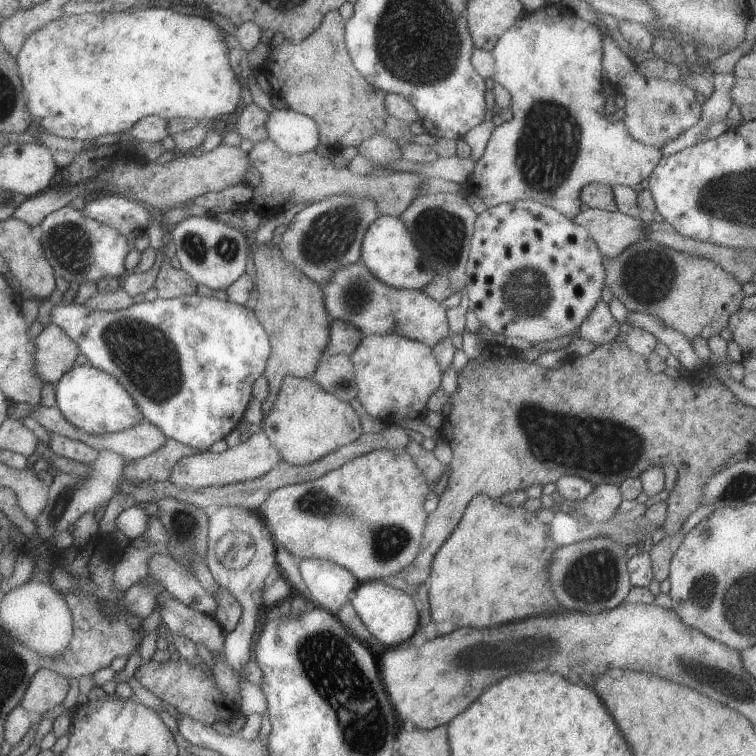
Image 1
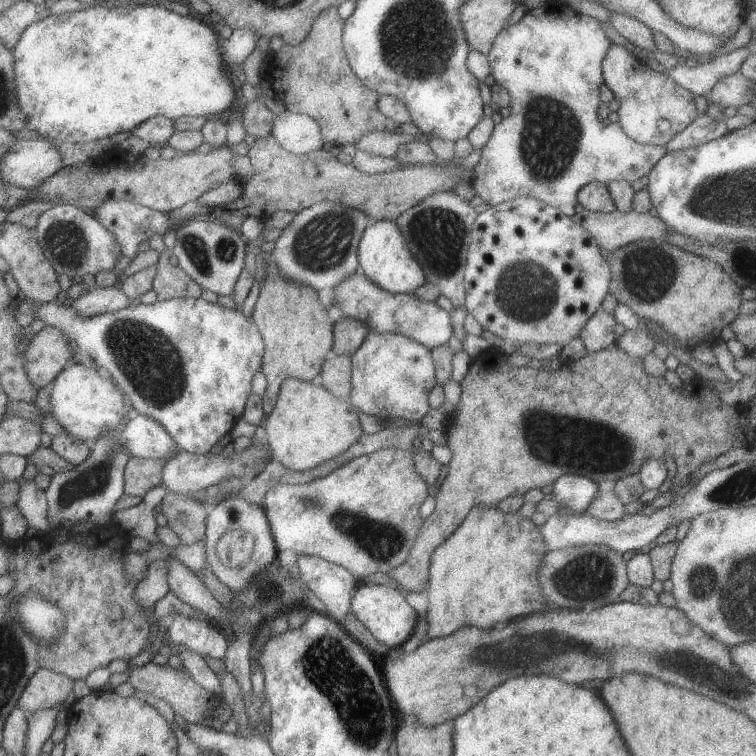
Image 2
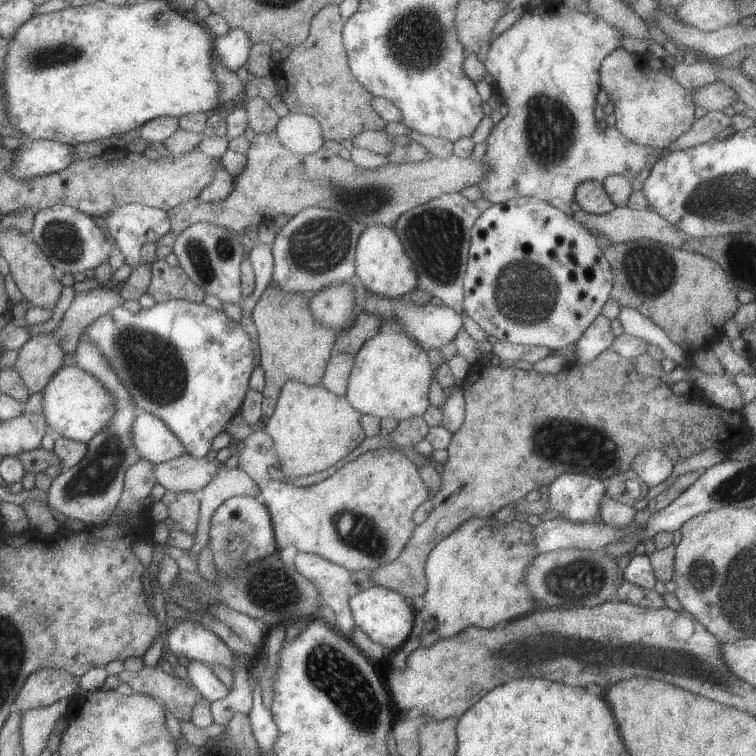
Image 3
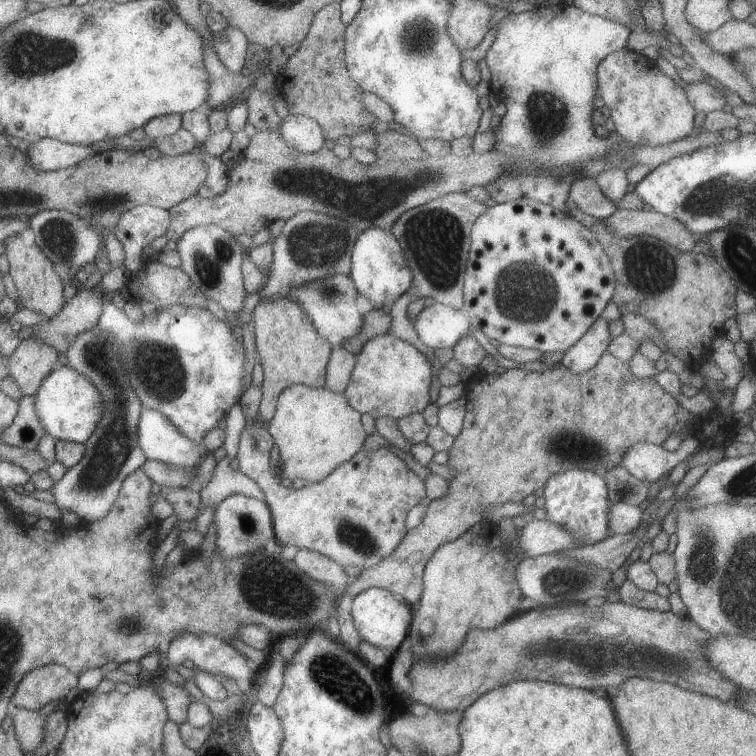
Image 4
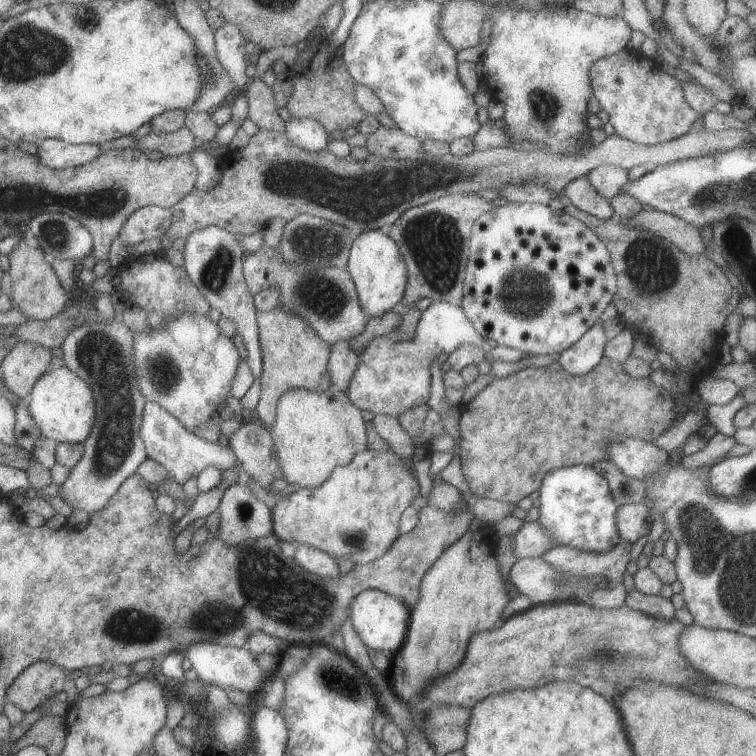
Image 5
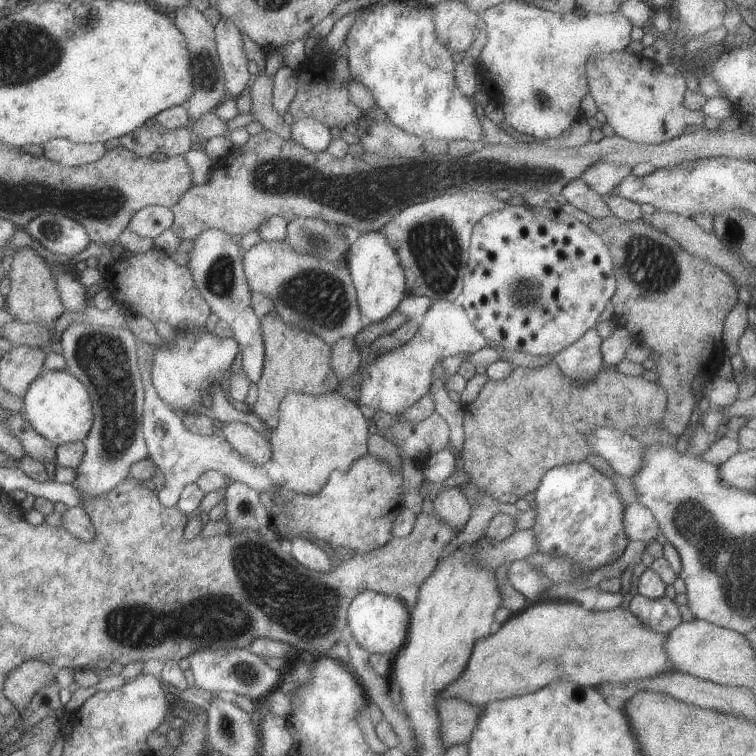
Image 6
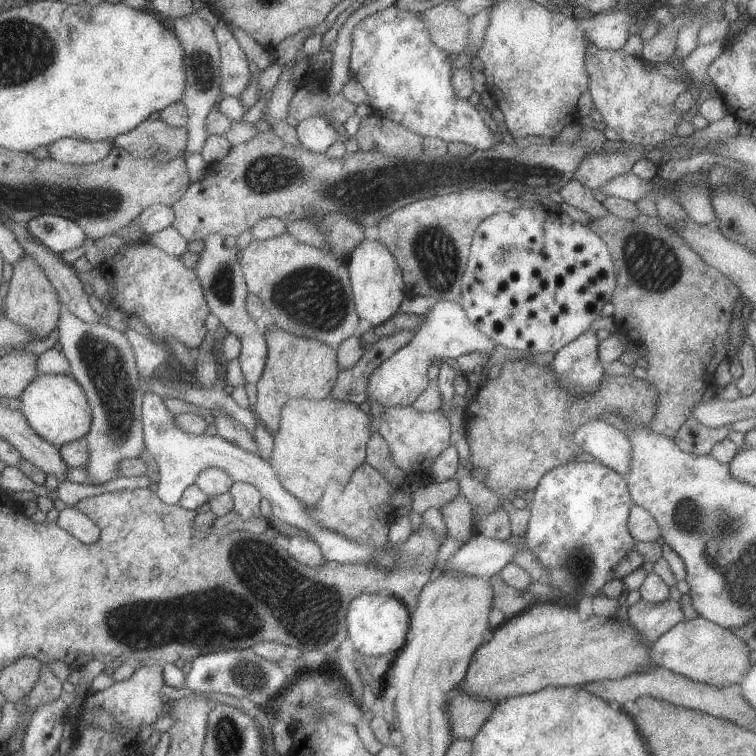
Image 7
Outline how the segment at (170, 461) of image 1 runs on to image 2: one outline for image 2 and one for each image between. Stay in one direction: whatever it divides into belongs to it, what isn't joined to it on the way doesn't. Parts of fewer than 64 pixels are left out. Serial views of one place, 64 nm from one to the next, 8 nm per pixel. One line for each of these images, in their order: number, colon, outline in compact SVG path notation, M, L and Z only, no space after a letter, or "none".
2: M129 458L125 464L125 492L129 496L145 496L151 488L163 486L161 472L165 468L167 460L145 460L145 458Z

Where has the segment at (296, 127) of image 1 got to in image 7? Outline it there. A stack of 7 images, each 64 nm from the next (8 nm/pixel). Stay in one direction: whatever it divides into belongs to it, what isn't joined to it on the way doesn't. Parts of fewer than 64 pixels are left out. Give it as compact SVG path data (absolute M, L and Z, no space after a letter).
M323 116L305 118L297 124L295 132L299 144L317 154L325 154L333 142L345 142L343 136L339 136L339 132L335 132L335 128Z

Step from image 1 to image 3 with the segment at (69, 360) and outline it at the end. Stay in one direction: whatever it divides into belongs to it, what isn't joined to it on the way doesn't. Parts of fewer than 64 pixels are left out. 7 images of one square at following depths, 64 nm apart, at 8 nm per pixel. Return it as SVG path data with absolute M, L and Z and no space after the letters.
M37 334L37 336L29 338L19 348L19 356L15 360L15 368L17 368L23 384L31 390L31 394L37 394L49 384L49 380L57 374L57 370L63 368L63 360L65 360L65 350L59 346L59 340L53 334Z

